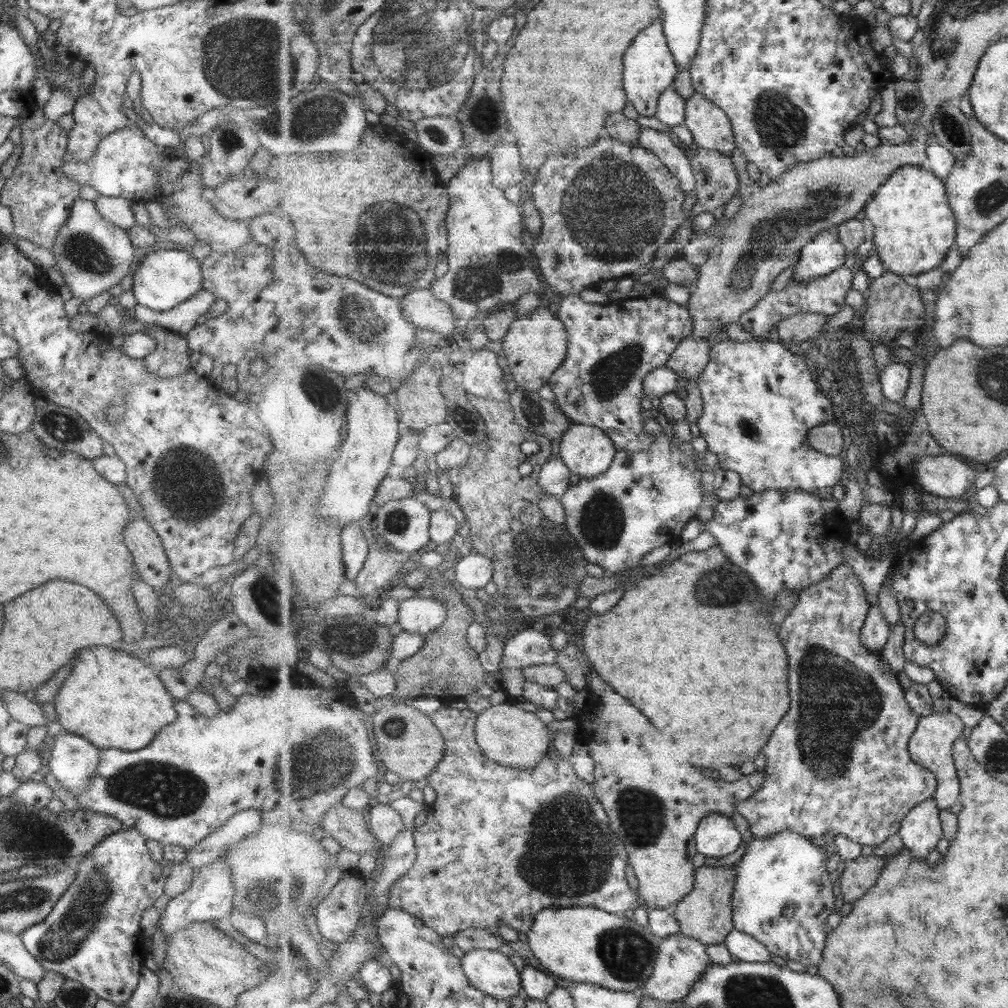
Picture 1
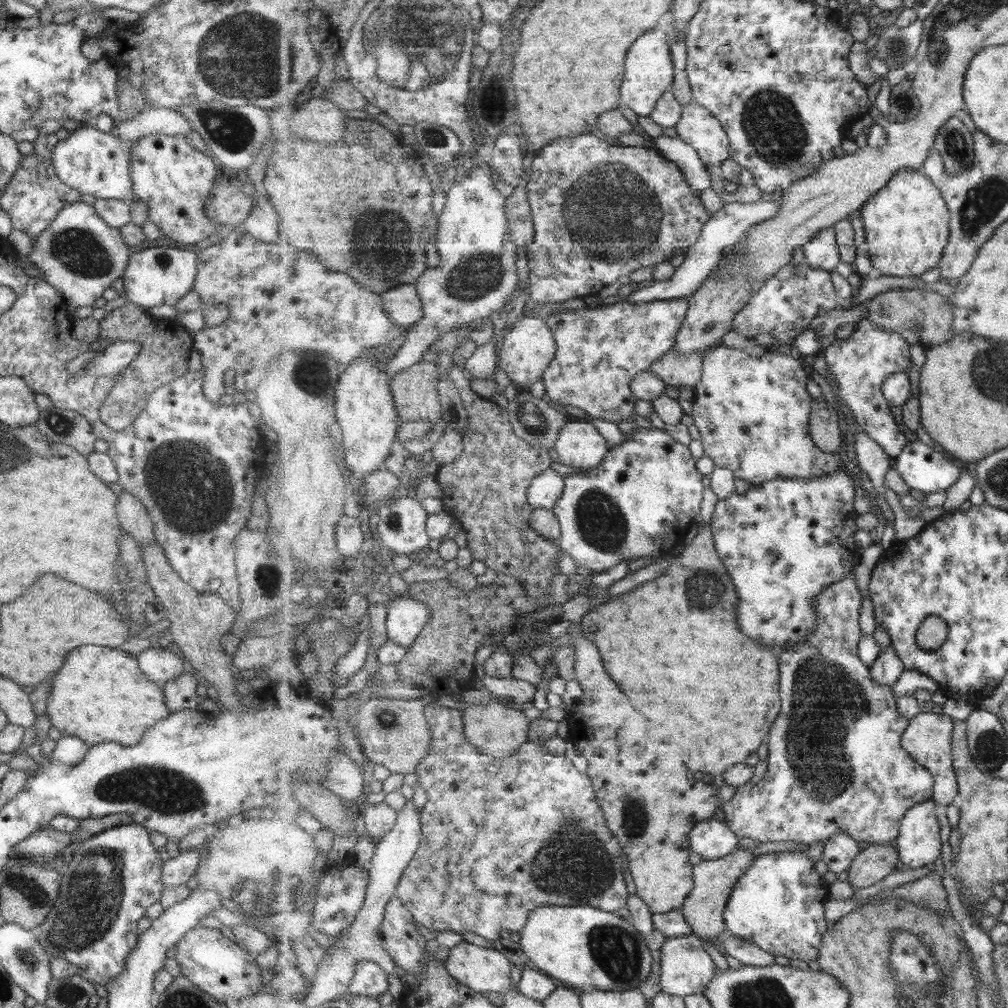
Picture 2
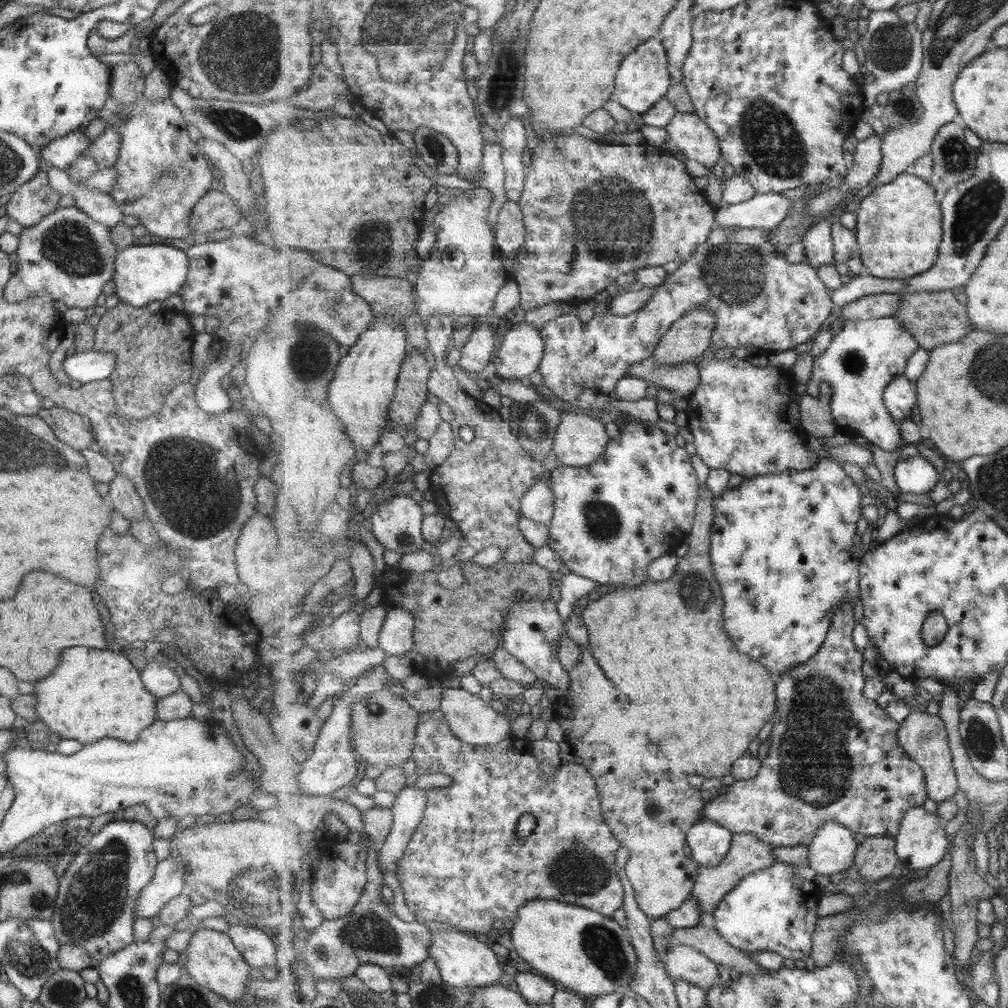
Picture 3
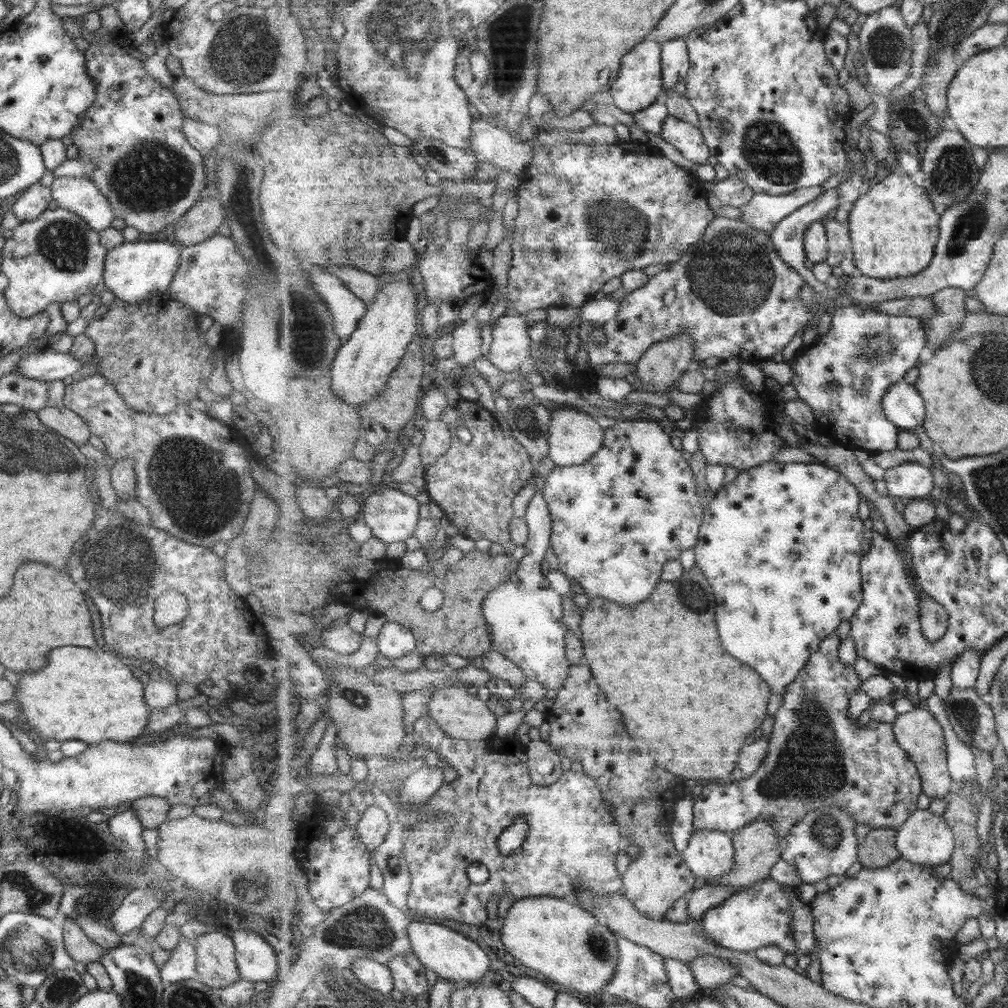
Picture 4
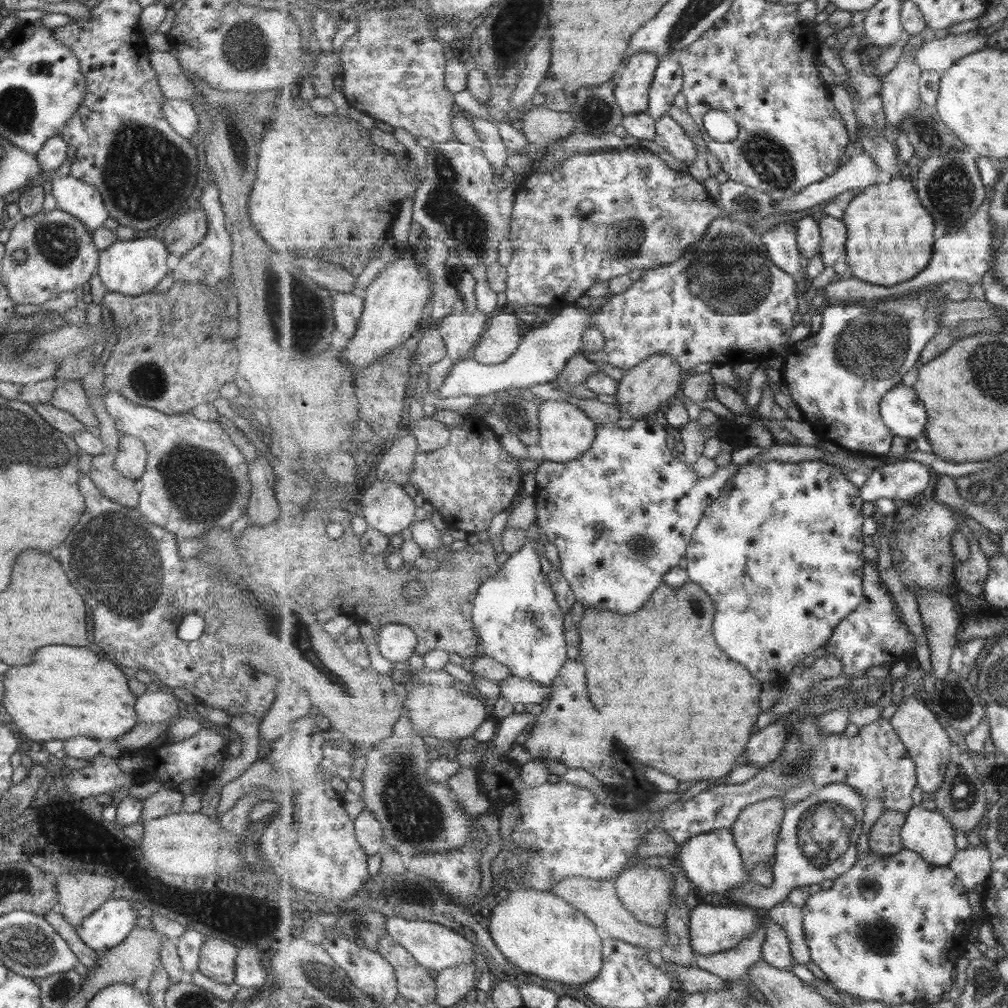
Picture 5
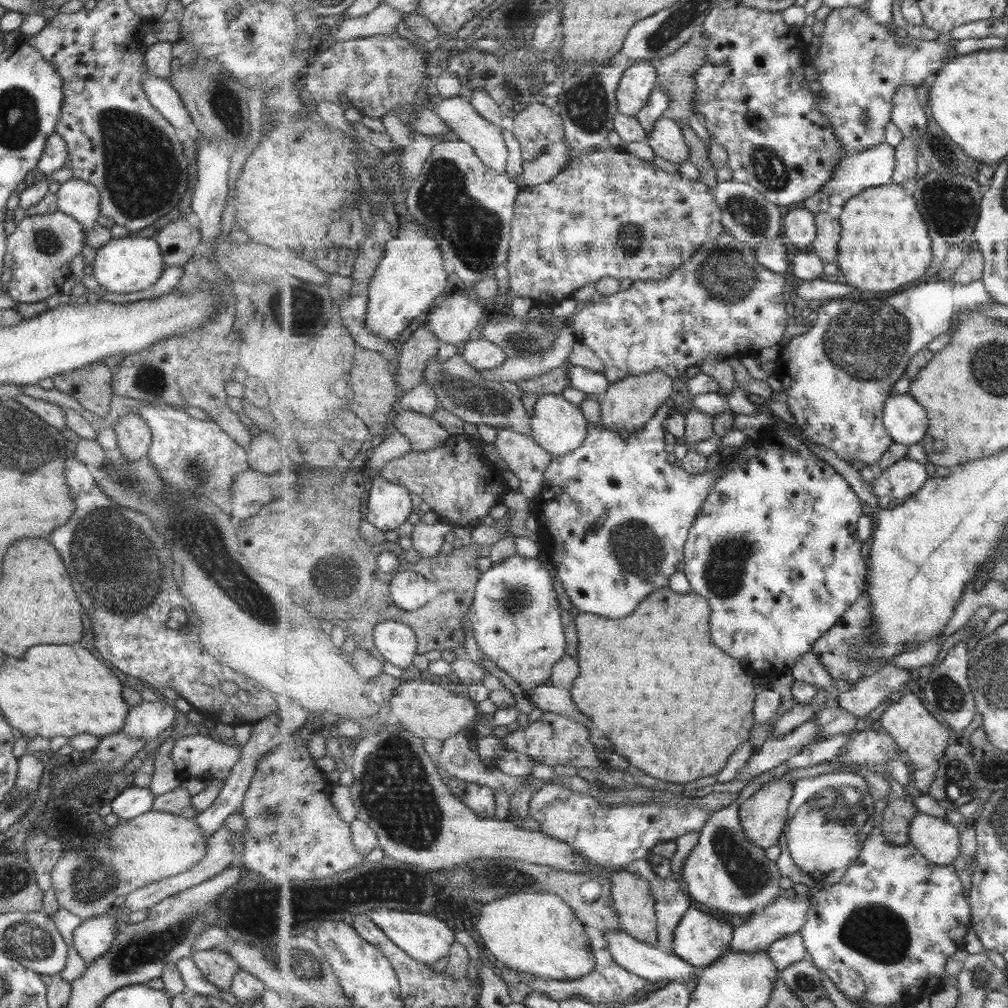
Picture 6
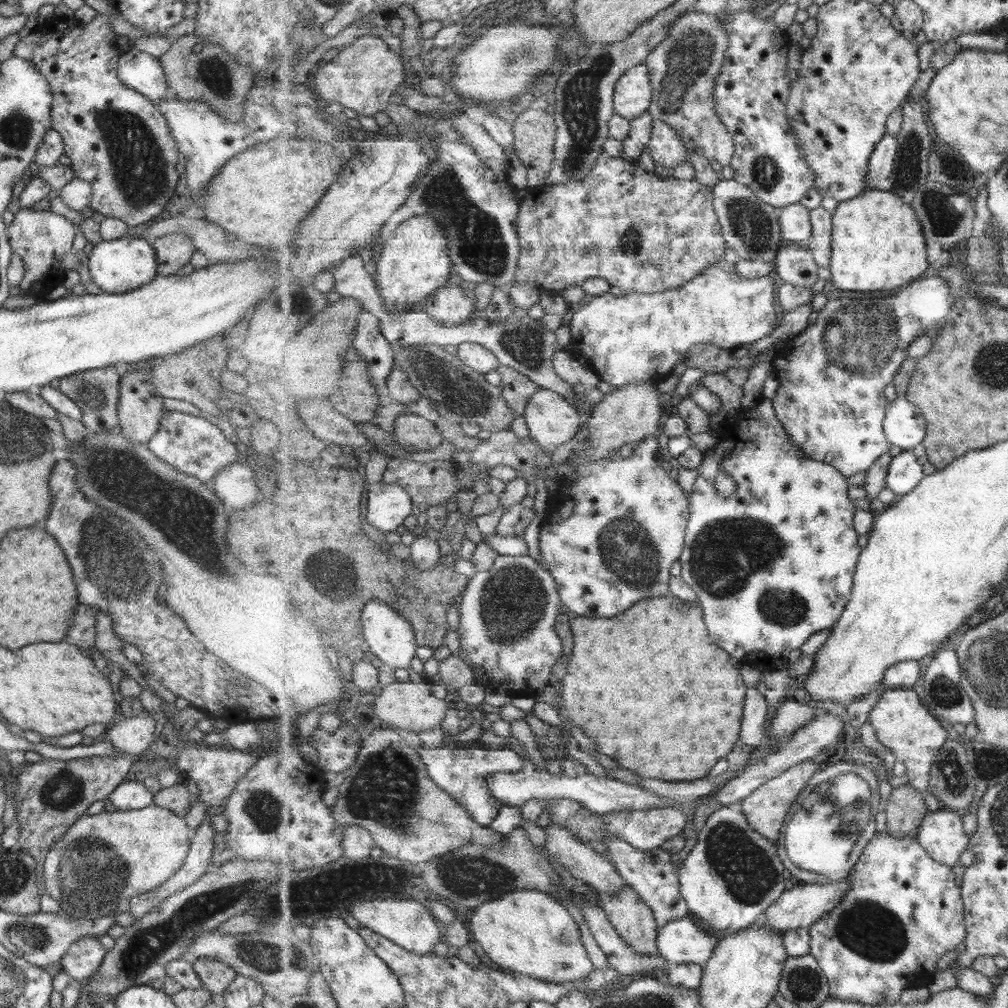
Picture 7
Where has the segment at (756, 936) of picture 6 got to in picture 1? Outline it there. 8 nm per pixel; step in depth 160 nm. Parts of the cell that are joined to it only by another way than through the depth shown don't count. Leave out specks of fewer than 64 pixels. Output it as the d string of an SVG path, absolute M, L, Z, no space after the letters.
M682 932L668 936L659 945L656 970L643 985L642 992L639 995L641 1002L647 997L659 999L659 1002L664 1003L683 1001L688 994L692 993L697 981L712 963L707 947L699 939L687 936Z

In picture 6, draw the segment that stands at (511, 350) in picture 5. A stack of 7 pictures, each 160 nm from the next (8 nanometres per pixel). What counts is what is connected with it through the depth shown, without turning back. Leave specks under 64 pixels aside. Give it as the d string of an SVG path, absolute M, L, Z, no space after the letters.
M477 336L466 342L461 354L478 371L499 368L508 359L508 354L506 350L503 350L503 347Z

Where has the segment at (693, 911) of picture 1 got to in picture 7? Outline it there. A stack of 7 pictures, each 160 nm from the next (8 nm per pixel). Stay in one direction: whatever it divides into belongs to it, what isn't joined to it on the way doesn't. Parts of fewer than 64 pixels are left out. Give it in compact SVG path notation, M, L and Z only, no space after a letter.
M809 759L762 784L753 794L742 801L742 811L746 814L750 825L772 843L777 843L781 838L781 828L785 824L785 816L789 814L791 806L796 803L802 790L806 788L808 782L818 771L817 762L814 759Z

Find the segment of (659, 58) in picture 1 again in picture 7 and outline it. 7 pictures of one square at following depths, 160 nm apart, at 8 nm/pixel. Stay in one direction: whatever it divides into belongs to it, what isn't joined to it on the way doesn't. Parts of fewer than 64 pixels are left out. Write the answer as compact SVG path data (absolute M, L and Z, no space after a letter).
M646 63L635 65L618 80L614 109L624 118L637 119L650 110L653 92L648 66Z

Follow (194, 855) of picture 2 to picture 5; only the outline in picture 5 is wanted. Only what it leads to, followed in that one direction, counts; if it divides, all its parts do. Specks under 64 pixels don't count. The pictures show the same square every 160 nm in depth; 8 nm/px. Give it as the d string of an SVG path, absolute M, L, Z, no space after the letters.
M125 898L107 899L74 928L87 948L96 952L119 944L135 926L136 905Z

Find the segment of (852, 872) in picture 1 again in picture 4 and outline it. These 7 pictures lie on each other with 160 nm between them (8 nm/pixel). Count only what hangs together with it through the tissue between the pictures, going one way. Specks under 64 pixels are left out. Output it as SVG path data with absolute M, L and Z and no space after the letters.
M891 827L871 828L858 850L862 866L881 870L901 857L896 847L897 835L898 830Z

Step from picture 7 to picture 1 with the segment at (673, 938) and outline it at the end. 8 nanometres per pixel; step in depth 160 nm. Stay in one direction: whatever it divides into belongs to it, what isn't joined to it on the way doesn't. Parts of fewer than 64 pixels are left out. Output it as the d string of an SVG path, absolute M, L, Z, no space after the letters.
M787 830L779 834L772 834L769 838L754 838L744 845L746 850L743 853L741 860L734 862L735 872L737 872L736 885L734 888L734 928L741 932L750 934L753 938L756 938L759 942L763 943L771 954L780 956L782 959L795 960L800 962L805 967L807 966L819 966L824 960L824 953L826 950L826 940L829 936L829 926L827 924L829 916L833 914L839 907L836 905L836 896L833 896L835 888L833 888L833 882L829 880L829 873L827 873L827 859L831 856L822 847L819 847L811 842L811 837L807 837L805 834L799 834L793 830Z

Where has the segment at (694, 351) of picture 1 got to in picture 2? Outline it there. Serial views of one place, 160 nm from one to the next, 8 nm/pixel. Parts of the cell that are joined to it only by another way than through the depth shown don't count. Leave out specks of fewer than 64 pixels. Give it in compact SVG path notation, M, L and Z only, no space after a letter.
M672 349L650 366L650 371L660 376L666 384L693 389L702 381L704 369L703 352L678 352Z

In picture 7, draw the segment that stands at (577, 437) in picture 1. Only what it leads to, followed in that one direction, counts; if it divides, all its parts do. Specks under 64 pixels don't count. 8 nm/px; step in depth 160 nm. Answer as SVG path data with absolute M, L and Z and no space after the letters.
M539 389L526 406L524 417L531 438L545 448L554 448L573 438L583 420L570 400L551 389Z

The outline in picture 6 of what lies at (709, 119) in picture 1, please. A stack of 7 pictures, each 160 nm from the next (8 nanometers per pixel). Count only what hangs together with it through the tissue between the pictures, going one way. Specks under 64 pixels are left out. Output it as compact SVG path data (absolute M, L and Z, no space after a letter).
M664 115L656 123L647 143L653 148L657 157L681 165L690 161L691 150L686 144L682 126Z

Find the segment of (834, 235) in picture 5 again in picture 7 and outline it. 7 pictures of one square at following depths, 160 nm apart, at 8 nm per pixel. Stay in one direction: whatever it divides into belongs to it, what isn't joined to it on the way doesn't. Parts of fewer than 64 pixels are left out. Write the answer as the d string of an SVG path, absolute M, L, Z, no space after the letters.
M823 207L810 211L812 237L805 247L814 255L819 267L830 268L832 264L833 223L832 216Z

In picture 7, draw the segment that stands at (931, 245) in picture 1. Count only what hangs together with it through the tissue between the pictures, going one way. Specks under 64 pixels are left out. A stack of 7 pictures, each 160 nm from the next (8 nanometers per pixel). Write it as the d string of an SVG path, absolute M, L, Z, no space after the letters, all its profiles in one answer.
M867 190L859 197L840 202L832 216L832 282L841 290L869 292L893 290L923 278L929 254L917 213L901 195L891 190Z

